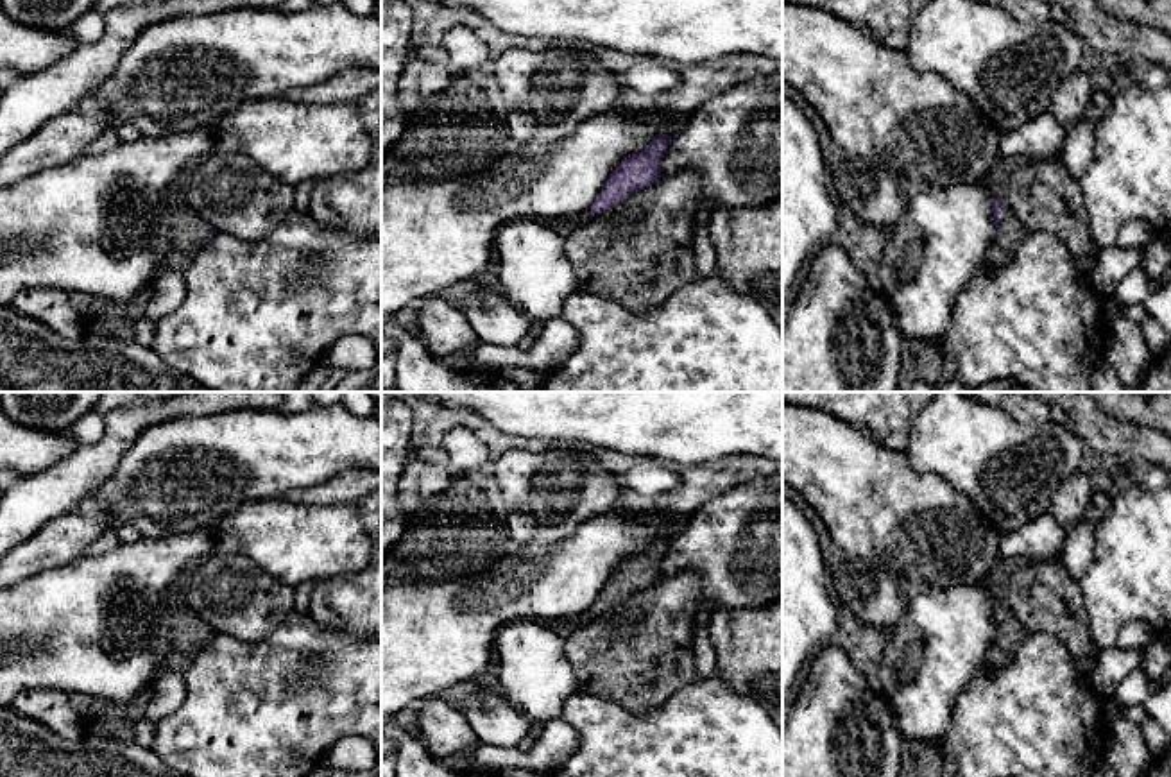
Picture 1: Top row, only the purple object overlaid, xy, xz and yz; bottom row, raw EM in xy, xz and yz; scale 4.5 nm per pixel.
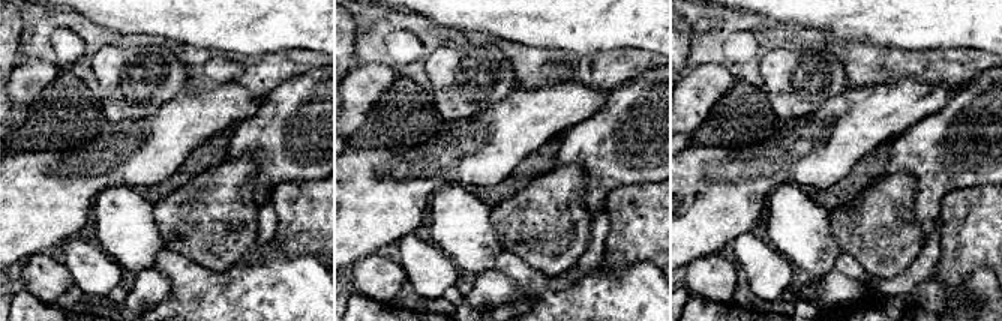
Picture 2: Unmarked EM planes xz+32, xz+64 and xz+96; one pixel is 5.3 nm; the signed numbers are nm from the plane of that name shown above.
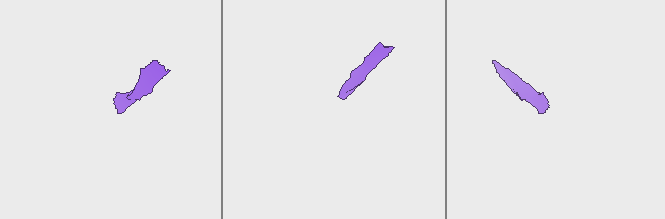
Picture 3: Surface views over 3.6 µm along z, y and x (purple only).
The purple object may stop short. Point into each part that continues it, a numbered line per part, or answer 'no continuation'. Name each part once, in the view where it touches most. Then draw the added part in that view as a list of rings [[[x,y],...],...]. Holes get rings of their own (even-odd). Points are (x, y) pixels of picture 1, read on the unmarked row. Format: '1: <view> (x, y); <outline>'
1: yz (1010, 634); [[[1004,603],[1003,619],[992,645],[992,657],[997,662],[1010,661],[1030,637],[1030,632],[1015,619],[1013,612]]]

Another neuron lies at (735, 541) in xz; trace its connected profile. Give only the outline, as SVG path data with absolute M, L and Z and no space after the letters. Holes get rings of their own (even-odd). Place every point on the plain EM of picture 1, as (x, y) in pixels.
M782 473L761 476L748 483L732 487L727 492L707 501L695 514L691 514L688 517L684 530L671 539L664 553L664 559L661 564L661 578L668 578L670 575L679 573L679 571L698 571L700 573L700 603L698 603L697 614L702 609L709 609L711 612L723 610L723 609L759 609L779 600L782 596Z

